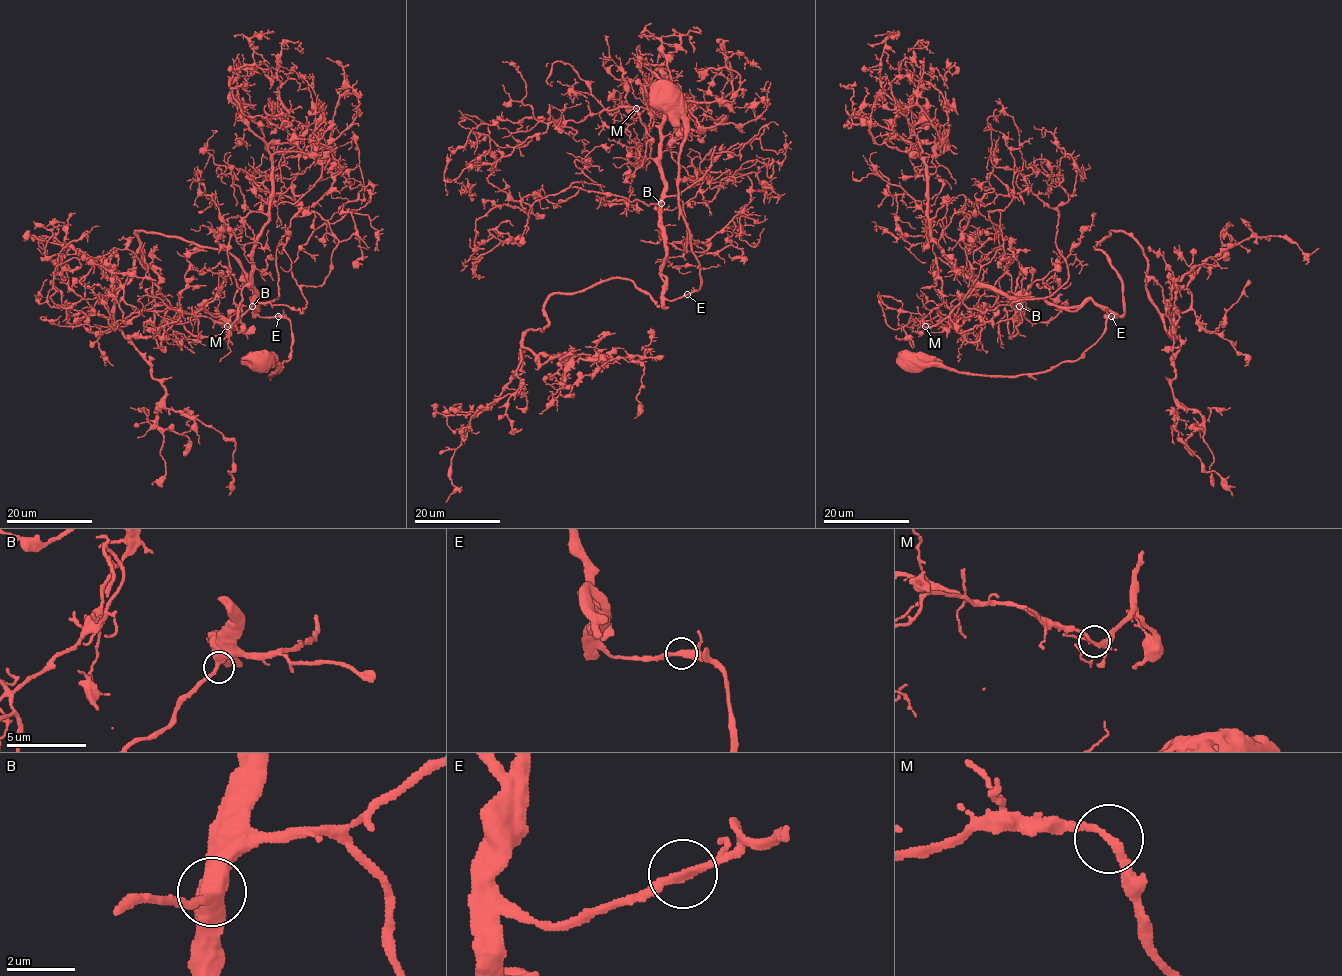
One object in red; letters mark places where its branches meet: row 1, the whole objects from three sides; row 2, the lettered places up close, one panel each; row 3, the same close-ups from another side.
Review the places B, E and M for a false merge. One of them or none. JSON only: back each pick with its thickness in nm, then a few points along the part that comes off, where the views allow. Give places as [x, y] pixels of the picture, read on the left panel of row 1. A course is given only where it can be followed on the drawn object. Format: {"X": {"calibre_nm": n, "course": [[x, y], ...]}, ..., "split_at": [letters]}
{"split_at": []}

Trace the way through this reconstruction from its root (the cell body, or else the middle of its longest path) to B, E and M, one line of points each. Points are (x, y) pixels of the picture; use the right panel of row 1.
B: (914, 361), (923, 355), (976, 375), (1039, 374), (1076, 360), (1116, 317), (1090, 299), (1019, 306)
E: (914, 361), (923, 355), (934, 364), (976, 375), (1039, 374), (1076, 360), (1101, 336), (1111, 316)
M: (914, 361), (1039, 374), (1076, 360), (1116, 316), (1090, 299), (1057, 307), (977, 285), (924, 326)

